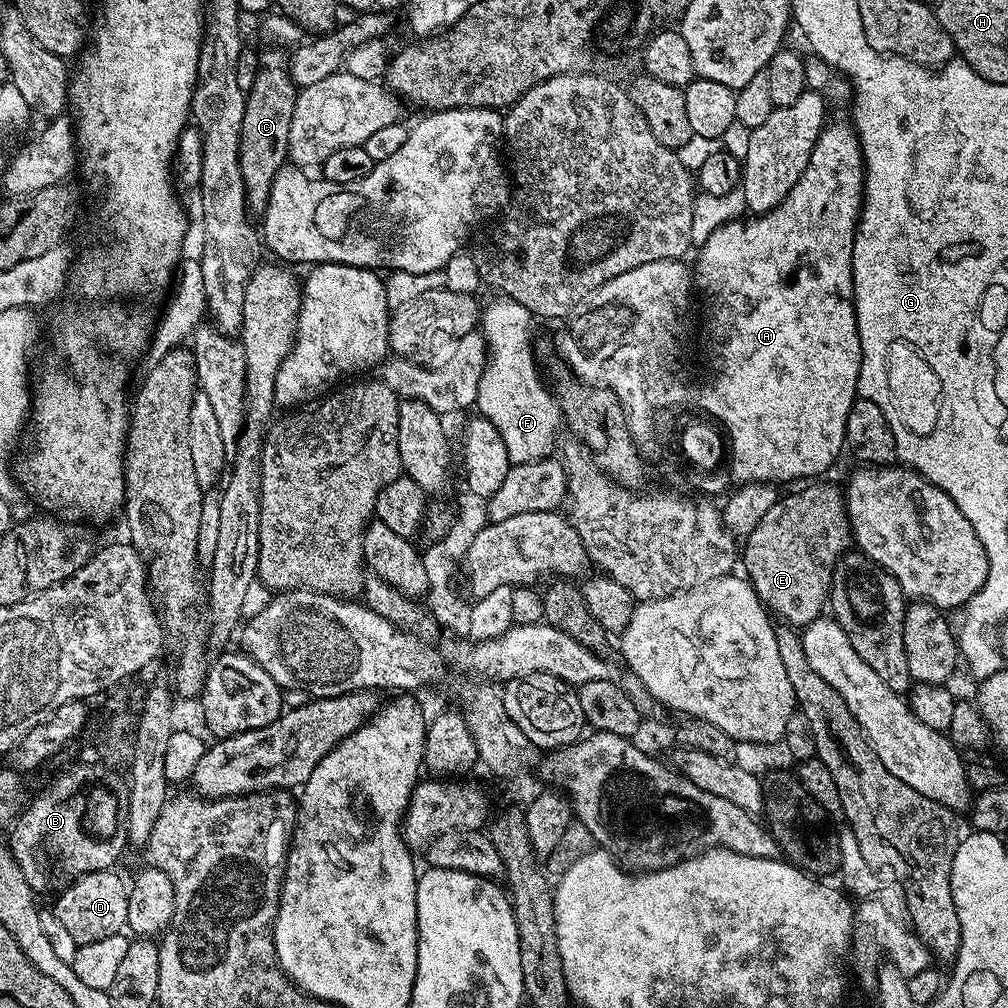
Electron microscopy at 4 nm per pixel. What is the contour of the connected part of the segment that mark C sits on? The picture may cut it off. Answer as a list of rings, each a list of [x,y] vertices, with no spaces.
[[[265,47],[260,52],[258,78],[254,78],[254,86],[250,86],[244,98],[240,131],[240,165],[248,206],[256,214],[263,213],[267,207],[274,178],[288,160],[290,118],[294,118],[294,102],[298,91],[290,78],[288,57],[289,53],[283,47]]]

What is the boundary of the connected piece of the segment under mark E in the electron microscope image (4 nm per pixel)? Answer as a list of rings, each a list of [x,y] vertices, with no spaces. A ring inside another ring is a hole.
[[[812,482],[801,492],[793,496],[781,495],[770,511],[766,513],[762,522],[750,530],[750,534],[742,544],[742,569],[743,575],[758,594],[765,608],[773,617],[779,618],[790,626],[803,626],[819,620],[825,615],[830,604],[830,576],[824,572],[824,564],[812,553],[812,547],[816,540],[840,540],[847,537],[850,532],[848,522],[848,505],[844,503],[844,493],[841,485],[820,484],[824,482]]]

